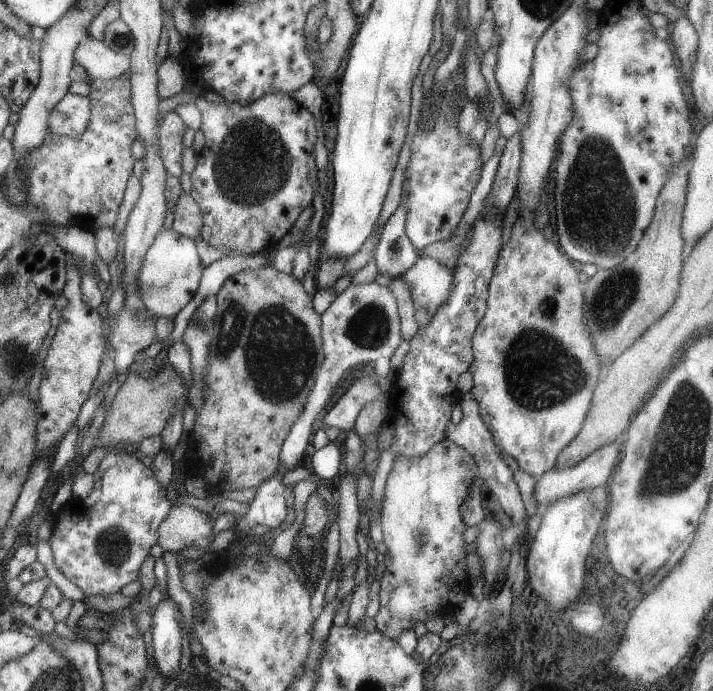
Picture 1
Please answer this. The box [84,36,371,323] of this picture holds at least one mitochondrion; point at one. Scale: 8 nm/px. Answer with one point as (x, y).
(251, 162)

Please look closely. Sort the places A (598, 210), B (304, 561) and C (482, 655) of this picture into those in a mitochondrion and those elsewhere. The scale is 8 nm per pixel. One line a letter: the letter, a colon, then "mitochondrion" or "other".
A: mitochondrion
B: other
C: mitochondrion

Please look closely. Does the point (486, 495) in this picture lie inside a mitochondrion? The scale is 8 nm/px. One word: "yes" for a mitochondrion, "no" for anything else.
no

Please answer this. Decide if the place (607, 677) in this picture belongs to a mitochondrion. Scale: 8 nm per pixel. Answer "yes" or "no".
no

